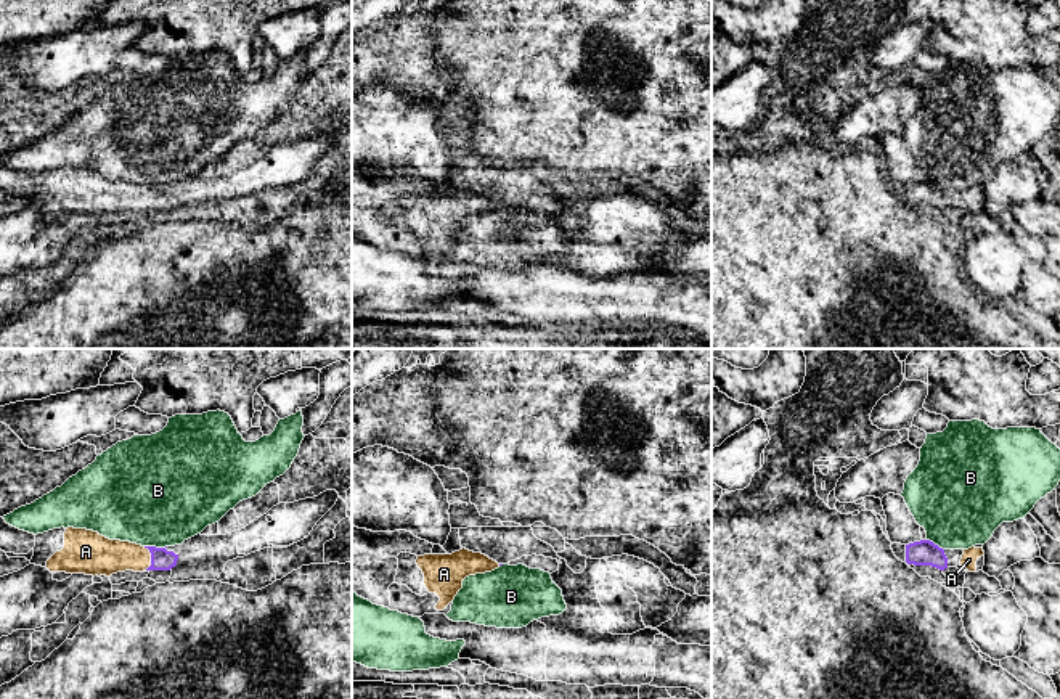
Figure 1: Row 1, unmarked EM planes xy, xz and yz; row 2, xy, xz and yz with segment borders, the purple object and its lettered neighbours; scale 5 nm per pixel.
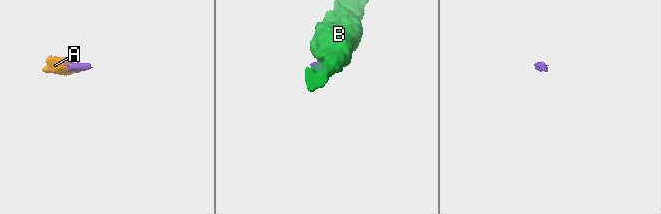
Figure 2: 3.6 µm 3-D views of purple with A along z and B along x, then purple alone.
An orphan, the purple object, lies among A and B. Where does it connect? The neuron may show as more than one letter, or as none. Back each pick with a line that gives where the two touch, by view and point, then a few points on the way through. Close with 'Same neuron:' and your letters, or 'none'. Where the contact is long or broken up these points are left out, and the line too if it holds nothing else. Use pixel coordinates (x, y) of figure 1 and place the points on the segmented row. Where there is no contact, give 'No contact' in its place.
A: Touches purple at xy (151, 558). Path across: xy (161, 560), (151, 558), (101, 556)
Same neuron: A

